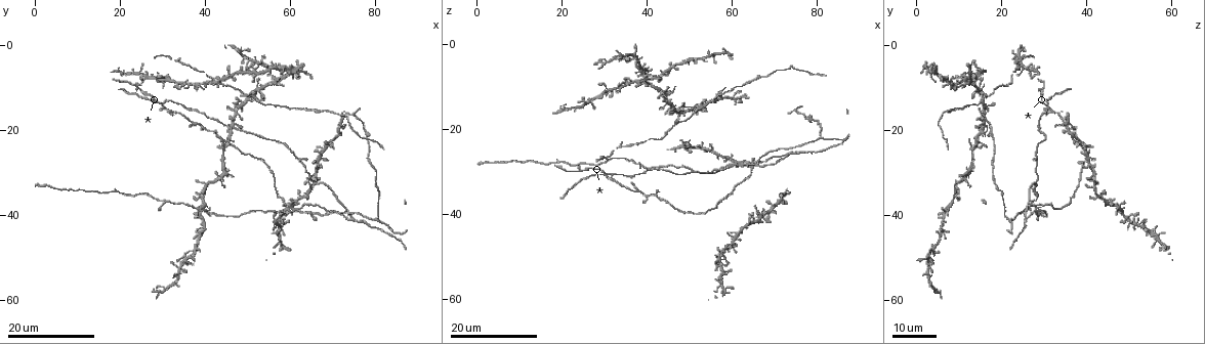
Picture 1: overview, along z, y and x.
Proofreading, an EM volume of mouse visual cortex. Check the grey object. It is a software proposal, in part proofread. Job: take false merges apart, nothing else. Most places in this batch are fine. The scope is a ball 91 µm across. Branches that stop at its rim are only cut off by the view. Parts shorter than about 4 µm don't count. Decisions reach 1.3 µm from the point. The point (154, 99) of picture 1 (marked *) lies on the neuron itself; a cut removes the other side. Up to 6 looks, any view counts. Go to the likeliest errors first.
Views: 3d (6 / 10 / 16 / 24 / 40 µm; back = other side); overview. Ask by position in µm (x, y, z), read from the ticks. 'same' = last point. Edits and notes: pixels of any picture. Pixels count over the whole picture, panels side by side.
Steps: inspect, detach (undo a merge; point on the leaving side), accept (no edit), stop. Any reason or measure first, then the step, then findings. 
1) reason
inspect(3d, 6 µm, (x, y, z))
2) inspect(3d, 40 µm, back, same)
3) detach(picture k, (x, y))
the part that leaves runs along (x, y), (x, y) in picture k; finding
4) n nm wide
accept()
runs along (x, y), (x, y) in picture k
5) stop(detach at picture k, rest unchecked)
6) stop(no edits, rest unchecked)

side arm on a straight run
inspect(3d, 16 µm, (75.0, 41.5, 25.5))

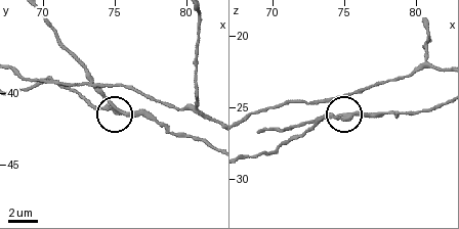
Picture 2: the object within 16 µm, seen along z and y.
inspect(3d, 6 µm, (74.8, 41.0, 25.8))

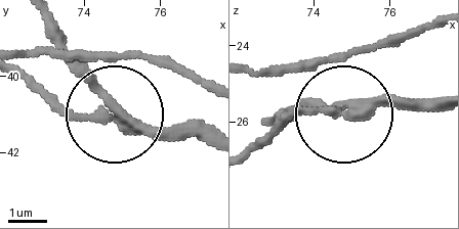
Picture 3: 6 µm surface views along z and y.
side arm 16 µm; 3 arms
detach(picture 3, (66, 110))
two neurons meet here

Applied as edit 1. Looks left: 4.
four or more arms meet
inspect(3d, 24 µm, (29.5, 14.0, 30.5))

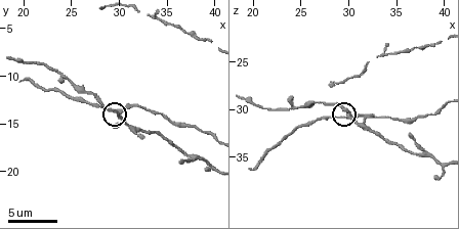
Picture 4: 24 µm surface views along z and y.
inspect(3d, 6 µm, same)

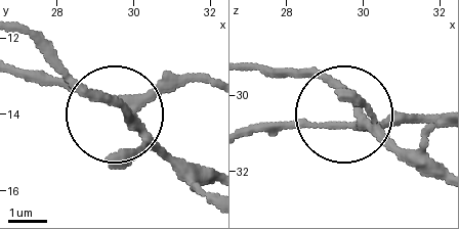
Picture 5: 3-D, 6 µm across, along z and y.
from behind
inspect(3d, 6 µm, back, (30.00, 14.10, 30.75))

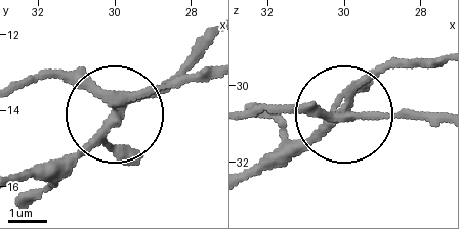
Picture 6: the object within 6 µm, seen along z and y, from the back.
250 nm wide
accept()
all the same neuron

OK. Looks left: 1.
stop(detach at picture 3, rest unchecked)

